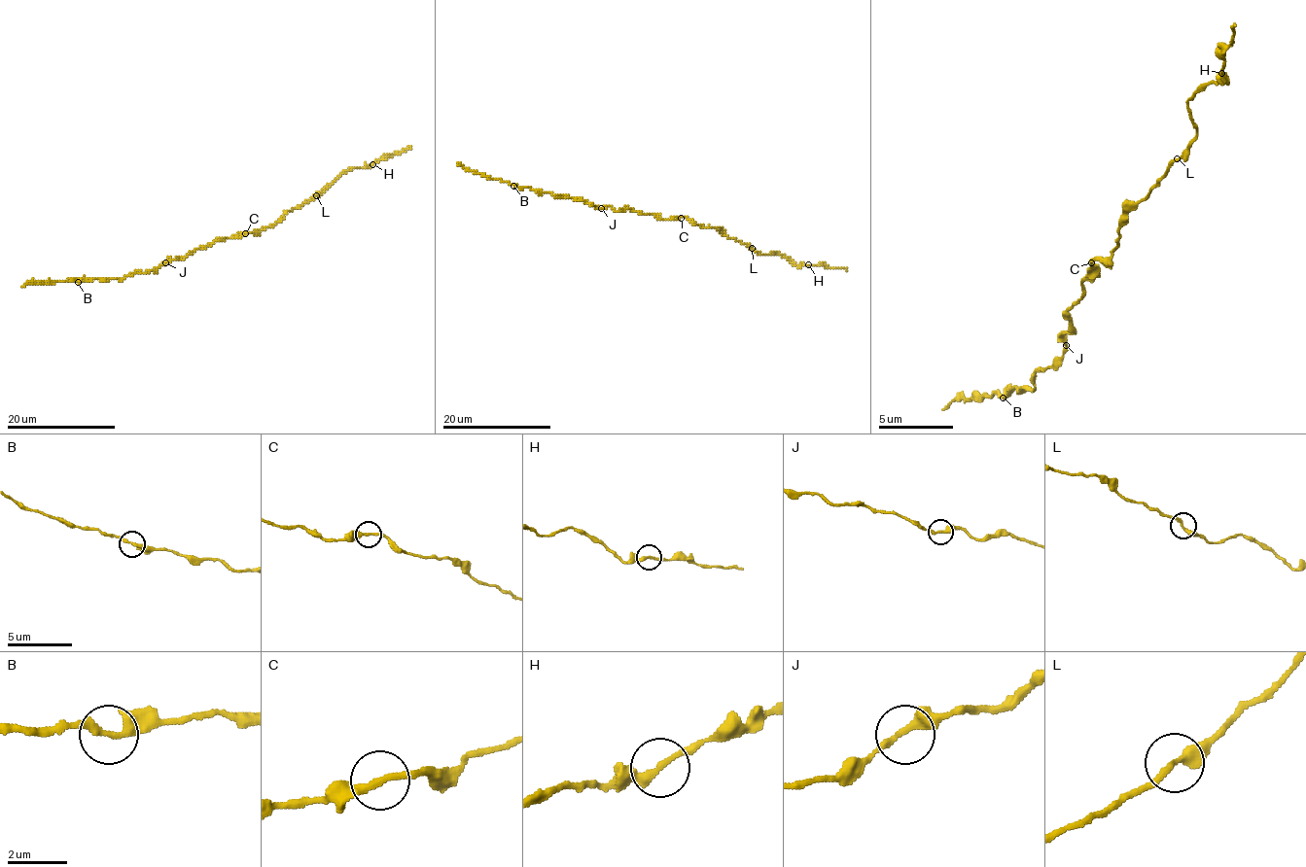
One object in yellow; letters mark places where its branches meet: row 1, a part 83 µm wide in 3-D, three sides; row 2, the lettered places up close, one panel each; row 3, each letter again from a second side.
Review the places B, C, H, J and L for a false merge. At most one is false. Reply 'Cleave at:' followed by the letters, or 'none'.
Cleave at: B

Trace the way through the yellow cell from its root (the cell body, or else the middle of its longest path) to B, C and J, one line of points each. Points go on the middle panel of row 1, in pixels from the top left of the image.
B: (659, 219), (630, 209), (597, 208), (582, 199), (513, 185)
C: (659, 219), (681, 218)
J: (659, 219), (630, 209), (601, 208)

